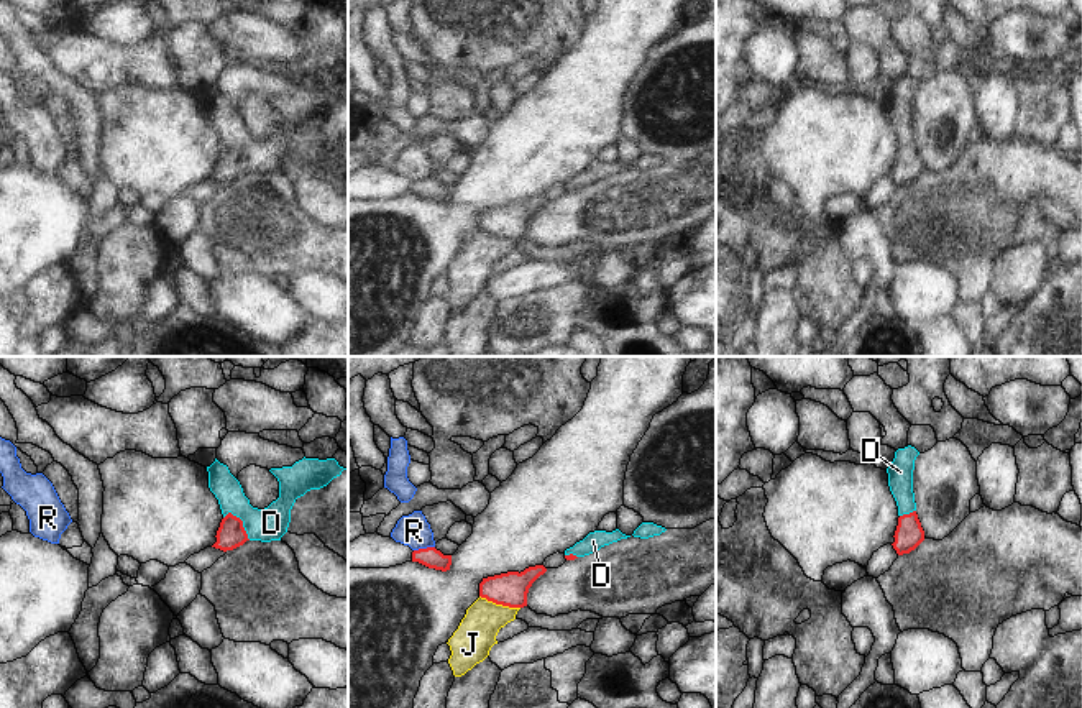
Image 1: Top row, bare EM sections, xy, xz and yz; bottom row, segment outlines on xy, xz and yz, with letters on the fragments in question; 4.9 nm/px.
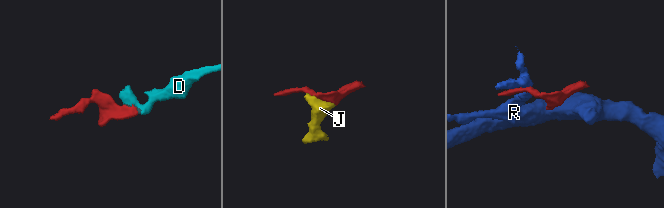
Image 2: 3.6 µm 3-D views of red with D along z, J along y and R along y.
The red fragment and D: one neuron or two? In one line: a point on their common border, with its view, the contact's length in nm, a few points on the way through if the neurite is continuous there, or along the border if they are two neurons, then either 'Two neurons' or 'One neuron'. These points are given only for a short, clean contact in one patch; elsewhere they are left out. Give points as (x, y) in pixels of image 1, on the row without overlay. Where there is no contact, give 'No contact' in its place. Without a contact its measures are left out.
Touches red at xy (242, 156). Shared border 180 nm. Path across: xy (230, 166), (242, 156), (271, 155). One neuron.

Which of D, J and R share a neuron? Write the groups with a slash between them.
D / J / R

